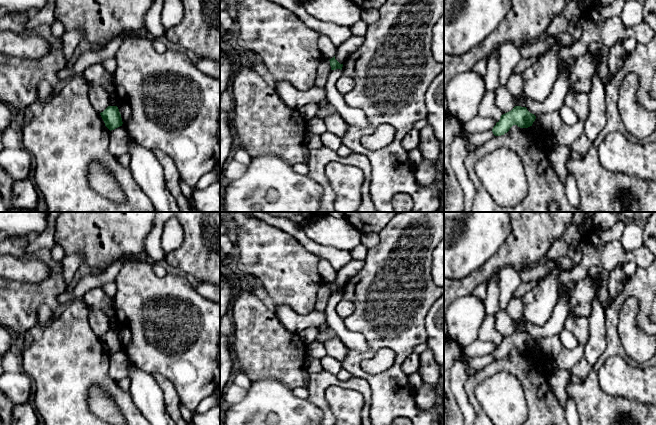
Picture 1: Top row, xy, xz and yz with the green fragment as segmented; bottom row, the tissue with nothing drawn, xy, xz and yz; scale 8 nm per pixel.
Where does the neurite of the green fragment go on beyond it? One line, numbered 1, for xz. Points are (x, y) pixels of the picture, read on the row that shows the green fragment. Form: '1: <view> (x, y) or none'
1: none

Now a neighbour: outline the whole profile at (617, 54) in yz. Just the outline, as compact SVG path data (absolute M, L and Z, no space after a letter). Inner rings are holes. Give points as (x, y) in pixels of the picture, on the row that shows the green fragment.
M624 38L617 40L611 46L609 46L609 55L608 55L608 80L605 84L608 85L611 83L615 74L621 70L623 67L627 52L625 51L622 41Z

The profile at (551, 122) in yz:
M558 111L538 114L536 118L541 122L544 131L551 135L555 135L563 125Z

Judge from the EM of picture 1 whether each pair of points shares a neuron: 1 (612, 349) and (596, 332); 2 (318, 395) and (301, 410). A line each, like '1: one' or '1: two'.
1: two
2: two

